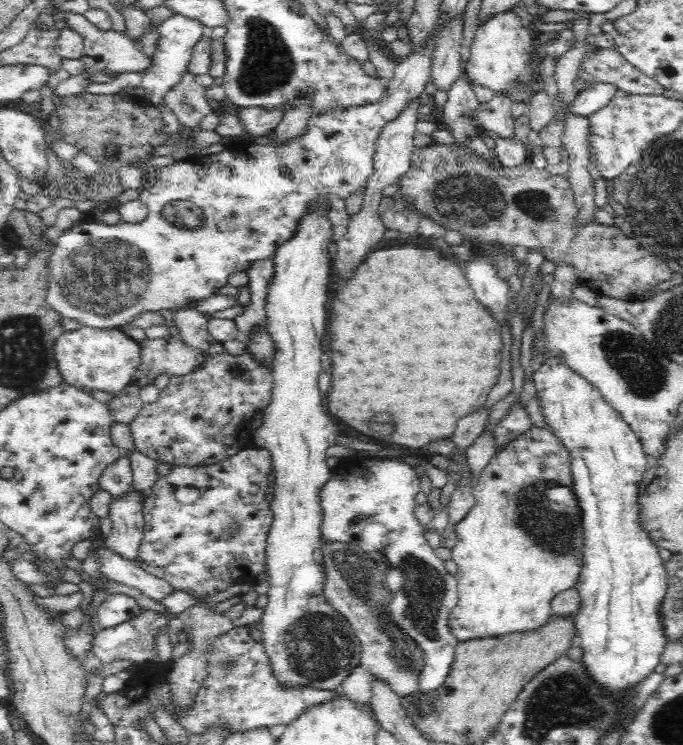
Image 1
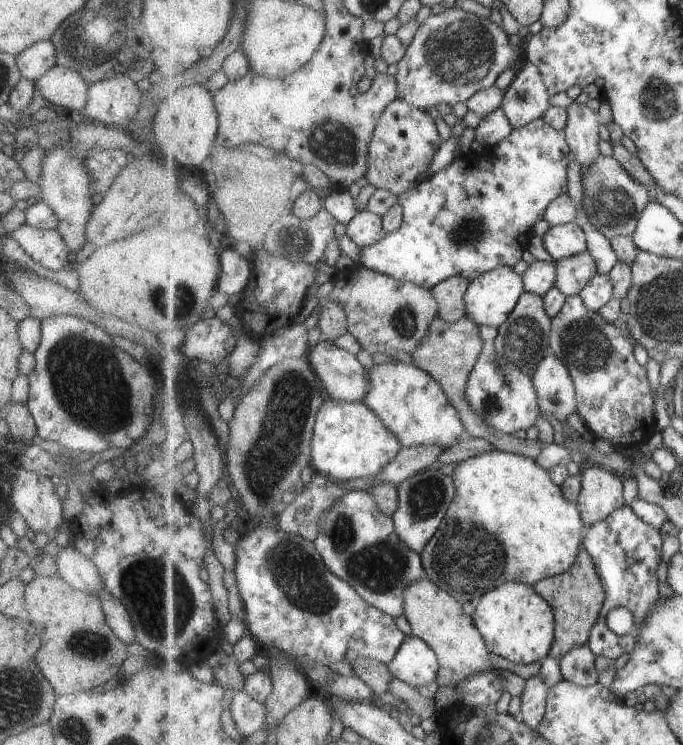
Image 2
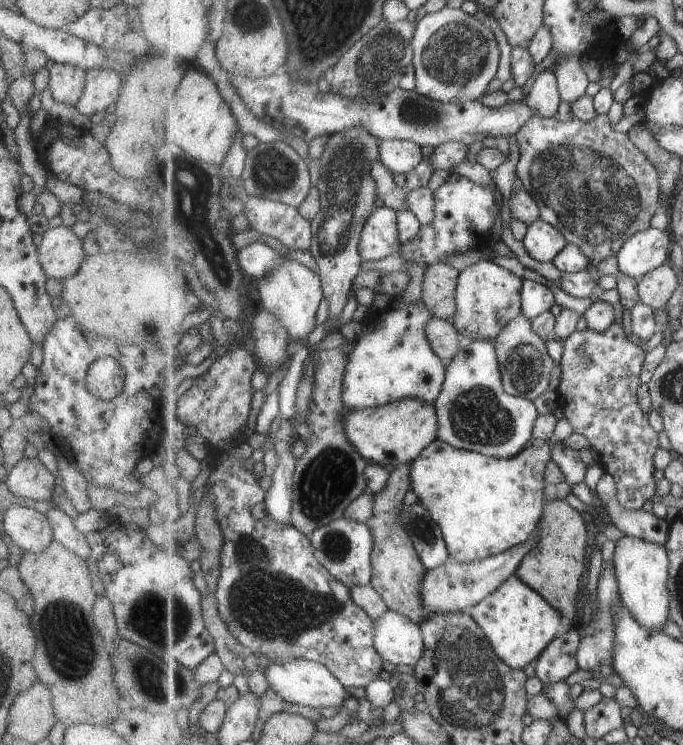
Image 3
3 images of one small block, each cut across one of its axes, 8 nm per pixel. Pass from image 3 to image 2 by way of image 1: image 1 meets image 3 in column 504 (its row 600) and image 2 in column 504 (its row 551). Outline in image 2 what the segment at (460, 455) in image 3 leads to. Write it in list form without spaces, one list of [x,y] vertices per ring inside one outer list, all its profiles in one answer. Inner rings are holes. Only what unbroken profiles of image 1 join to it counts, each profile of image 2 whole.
[[[489,450],[463,460],[452,473],[457,494],[437,536],[433,536],[422,554],[427,577],[441,590],[456,596],[462,603],[478,603],[482,596],[502,584],[518,582],[535,586],[540,580],[559,576],[573,568],[588,528],[583,524],[577,502],[563,496],[563,488],[553,482],[549,471],[536,460],[511,452]]]

